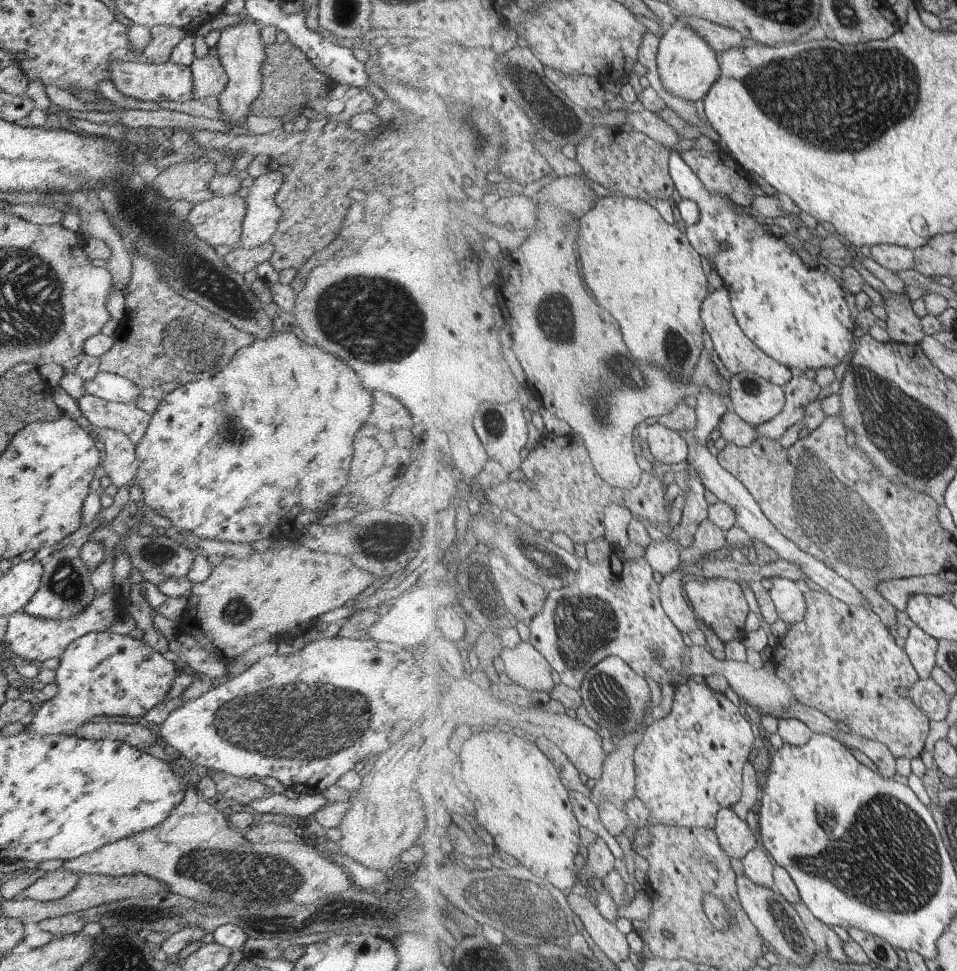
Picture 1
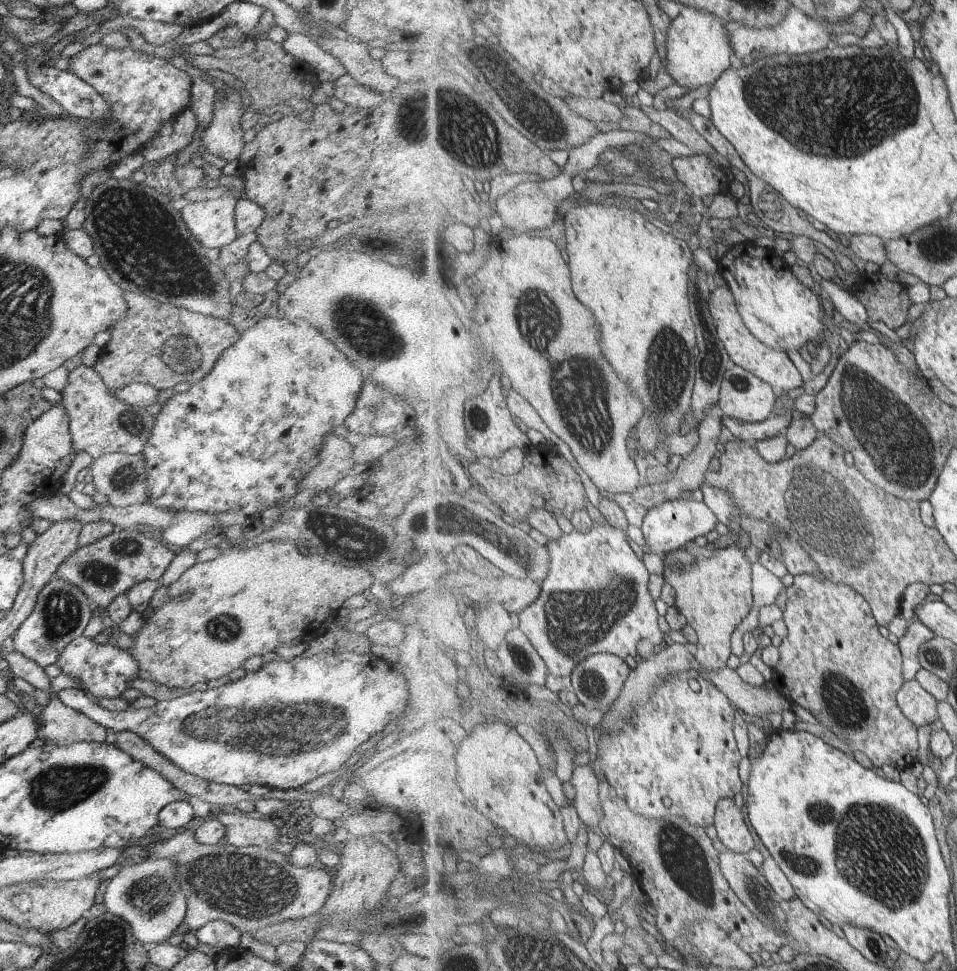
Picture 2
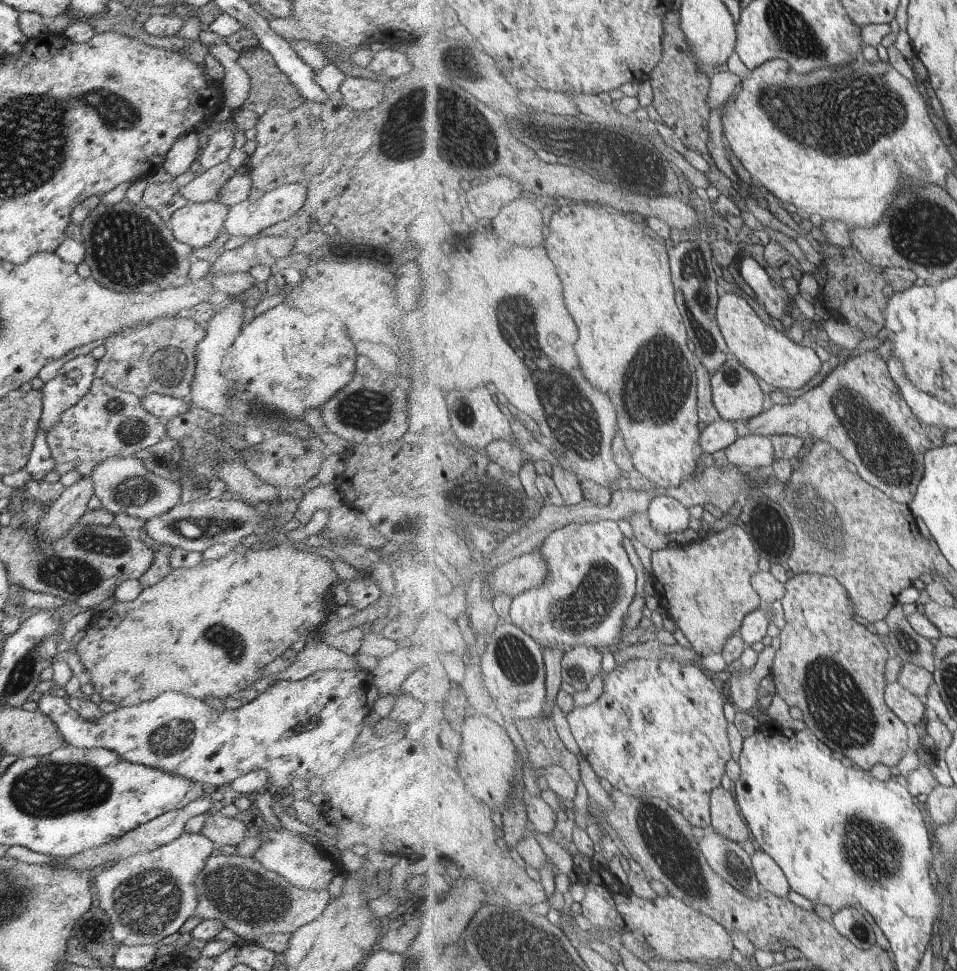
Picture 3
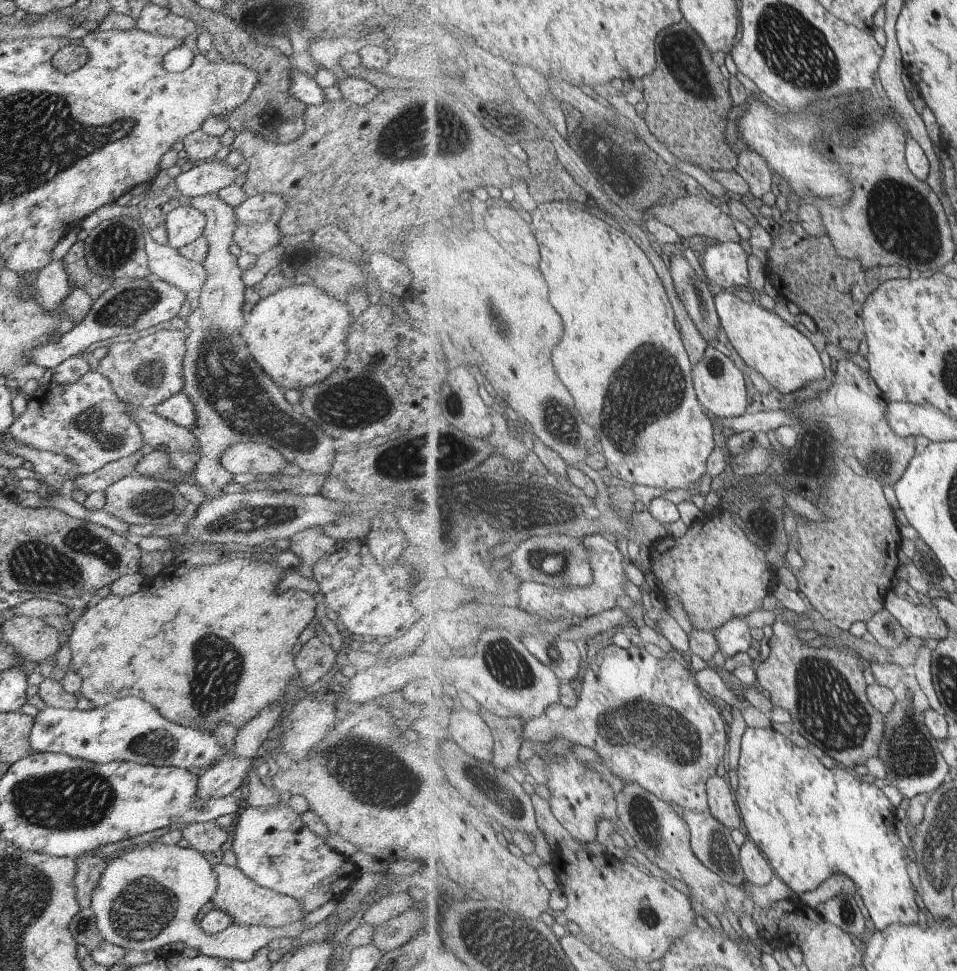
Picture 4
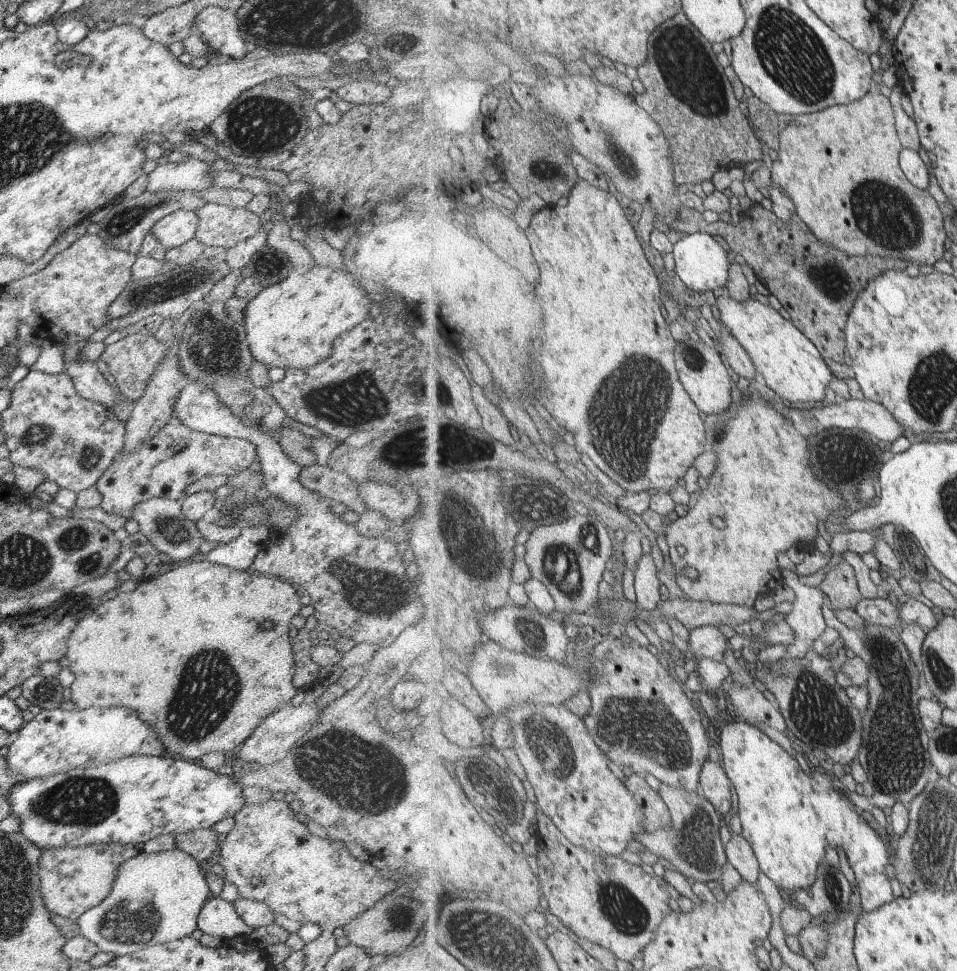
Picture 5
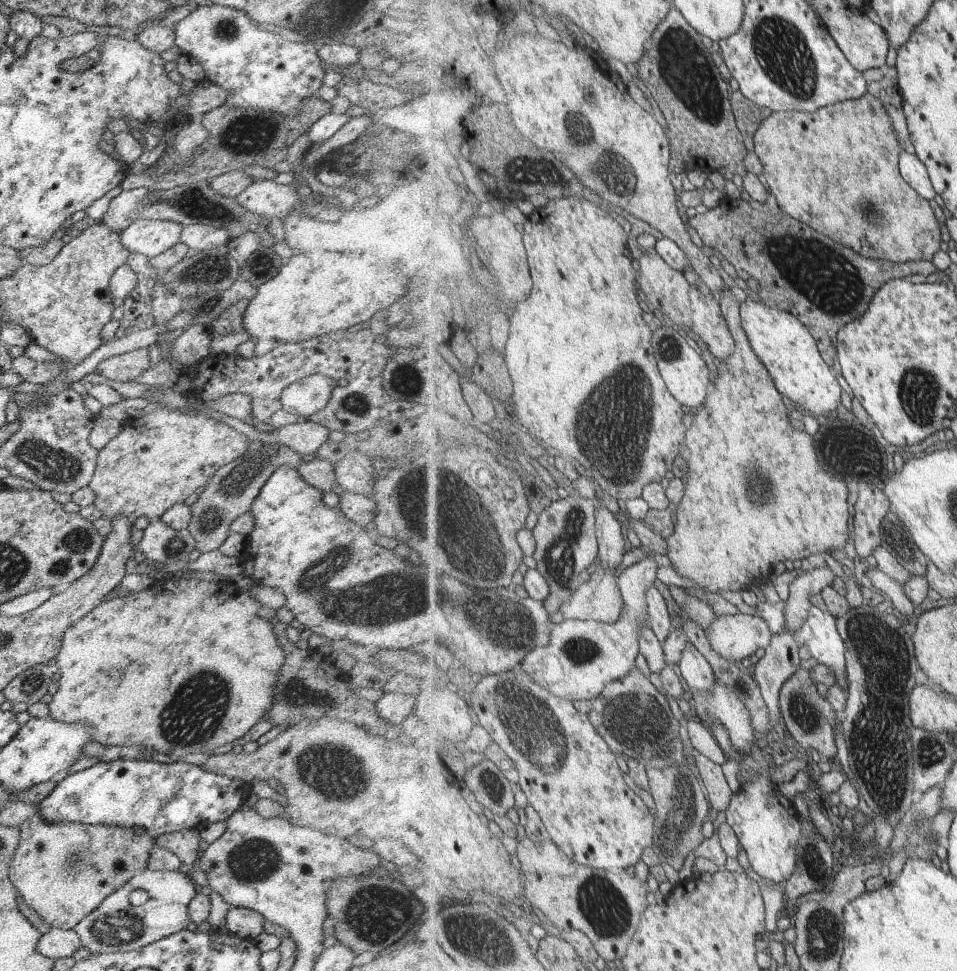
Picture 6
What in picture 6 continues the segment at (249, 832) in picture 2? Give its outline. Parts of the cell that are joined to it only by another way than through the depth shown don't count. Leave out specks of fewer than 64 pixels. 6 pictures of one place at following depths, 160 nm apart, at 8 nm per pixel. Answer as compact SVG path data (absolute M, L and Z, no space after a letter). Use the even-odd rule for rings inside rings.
M185 829L176 834L161 836L154 840L159 846L167 848L178 856L183 869L195 866L197 862L197 846L199 846L198 829Z

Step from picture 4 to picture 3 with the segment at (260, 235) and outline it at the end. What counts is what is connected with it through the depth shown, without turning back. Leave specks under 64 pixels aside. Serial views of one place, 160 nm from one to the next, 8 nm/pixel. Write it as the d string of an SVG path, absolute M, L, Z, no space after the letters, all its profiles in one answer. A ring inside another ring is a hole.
M253 235L242 246L224 251L212 263L213 275L245 272L255 264L271 266L278 260L288 257L294 250L296 240L290 237Z

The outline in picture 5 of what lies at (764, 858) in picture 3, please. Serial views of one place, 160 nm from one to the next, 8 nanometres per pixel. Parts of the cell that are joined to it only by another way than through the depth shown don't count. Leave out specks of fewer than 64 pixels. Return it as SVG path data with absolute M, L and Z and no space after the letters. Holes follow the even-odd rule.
M733 834L725 848L728 862L739 872L741 878L750 883L757 882L762 868L754 848L743 834Z

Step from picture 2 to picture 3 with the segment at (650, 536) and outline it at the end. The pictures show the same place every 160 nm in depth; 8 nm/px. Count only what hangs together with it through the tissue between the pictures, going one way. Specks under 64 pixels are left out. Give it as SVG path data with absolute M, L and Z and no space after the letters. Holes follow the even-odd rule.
M663 493L650 502L647 516L652 528L665 536L685 532L691 526L689 507Z

